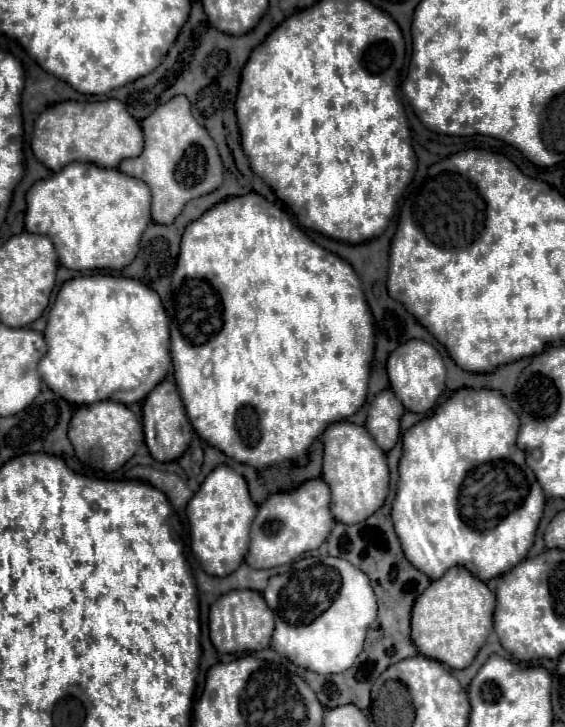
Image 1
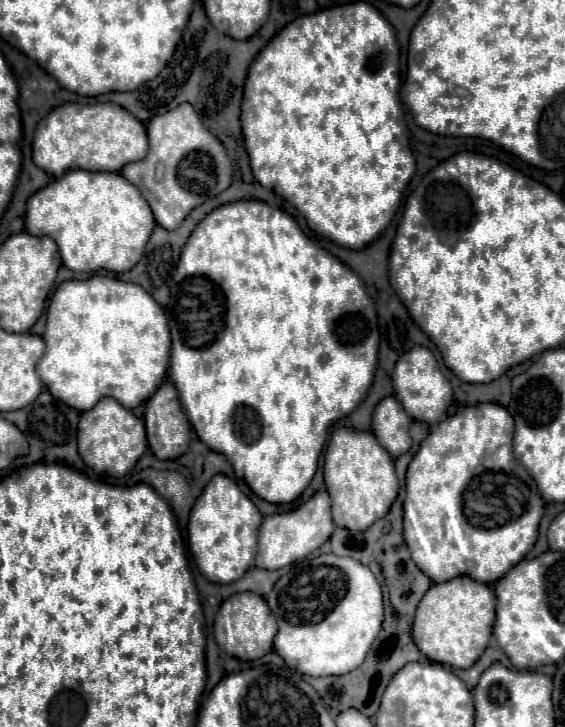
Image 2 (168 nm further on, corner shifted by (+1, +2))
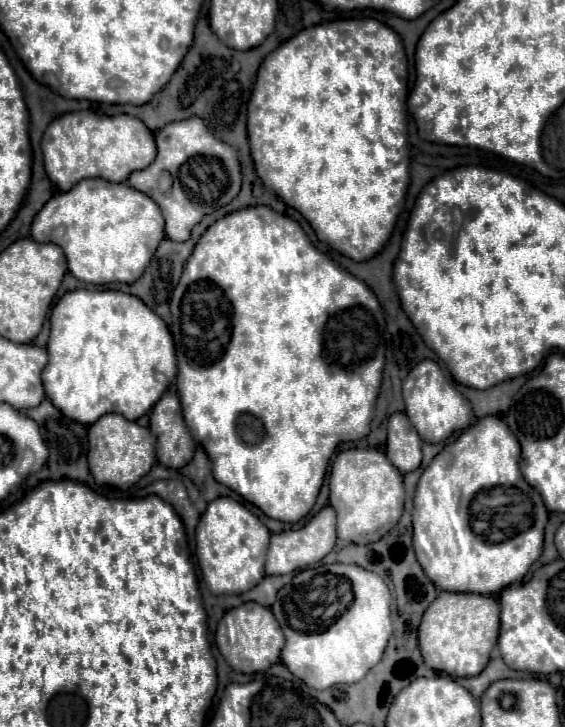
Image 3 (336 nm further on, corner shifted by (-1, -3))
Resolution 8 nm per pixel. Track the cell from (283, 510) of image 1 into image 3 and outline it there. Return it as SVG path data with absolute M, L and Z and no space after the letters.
M328 506L320 510L320 514L314 516L304 528L272 534L270 552L266 558L266 574L290 574L296 570L304 570L310 564L320 562L328 552L332 552L334 544L336 544L336 514Z

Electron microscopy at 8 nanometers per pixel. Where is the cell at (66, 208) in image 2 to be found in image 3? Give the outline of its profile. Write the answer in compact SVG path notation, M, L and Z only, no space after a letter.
M92 178L78 182L72 190L60 192L50 202L46 202L46 206L36 214L30 234L36 242L58 244L64 250L70 272L82 282L98 286L112 282L134 284L144 274L146 264L150 264L160 240L164 238L164 218L158 204L144 192L138 192L128 184L114 184L102 178Z

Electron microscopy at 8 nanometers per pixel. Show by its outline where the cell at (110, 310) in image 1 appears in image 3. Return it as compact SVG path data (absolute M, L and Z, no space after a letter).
M74 290L74 292L66 292L54 306L52 316L50 316L50 340L48 340L48 364L42 370L42 384L46 390L46 396L50 398L50 402L70 420L78 420L84 426L94 424L98 418L102 418L104 414L120 414L126 420L138 420L140 416L144 416L156 402L158 398L168 390L168 386L176 380L176 352L174 352L174 342L172 336L164 324L164 320L160 316L156 316L140 298L132 296L132 294L124 294L118 290Z

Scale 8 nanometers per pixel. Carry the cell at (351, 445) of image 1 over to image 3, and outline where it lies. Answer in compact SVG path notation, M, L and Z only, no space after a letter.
M342 450L330 470L330 504L338 516L338 538L354 544L372 544L374 540L380 540L402 516L402 474L380 450Z

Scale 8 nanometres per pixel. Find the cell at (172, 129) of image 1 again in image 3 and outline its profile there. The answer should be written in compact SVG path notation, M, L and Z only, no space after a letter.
M188 118L166 124L156 132L158 156L142 172L132 172L128 184L154 198L166 220L166 236L186 242L192 228L216 208L226 206L240 192L242 174L238 150L216 140L200 118Z

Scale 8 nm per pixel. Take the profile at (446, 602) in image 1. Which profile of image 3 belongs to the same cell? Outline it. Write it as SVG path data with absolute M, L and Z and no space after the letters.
M442 592L422 616L418 644L424 664L452 678L478 676L490 660L490 652L498 640L500 608L494 596Z

